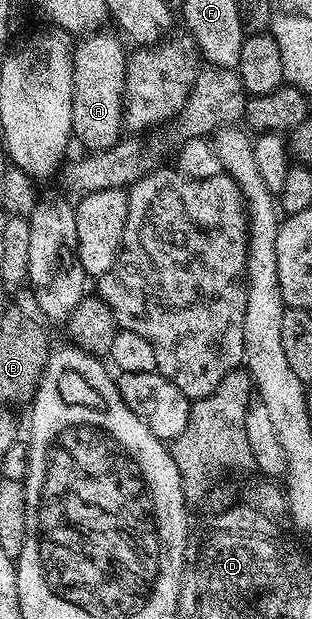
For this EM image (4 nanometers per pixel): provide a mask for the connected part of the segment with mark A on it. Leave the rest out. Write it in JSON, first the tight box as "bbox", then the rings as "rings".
{"bbox":[71,29,129,152],"rings":[[[100,29],[84,34],[74,44],[71,52],[73,57],[71,129],[74,138],[78,142],[80,139],[87,146],[88,152],[109,149],[118,143],[125,131],[125,92],[129,51],[128,48],[123,48],[124,40],[114,30],[111,30],[112,32],[107,30]]]}

